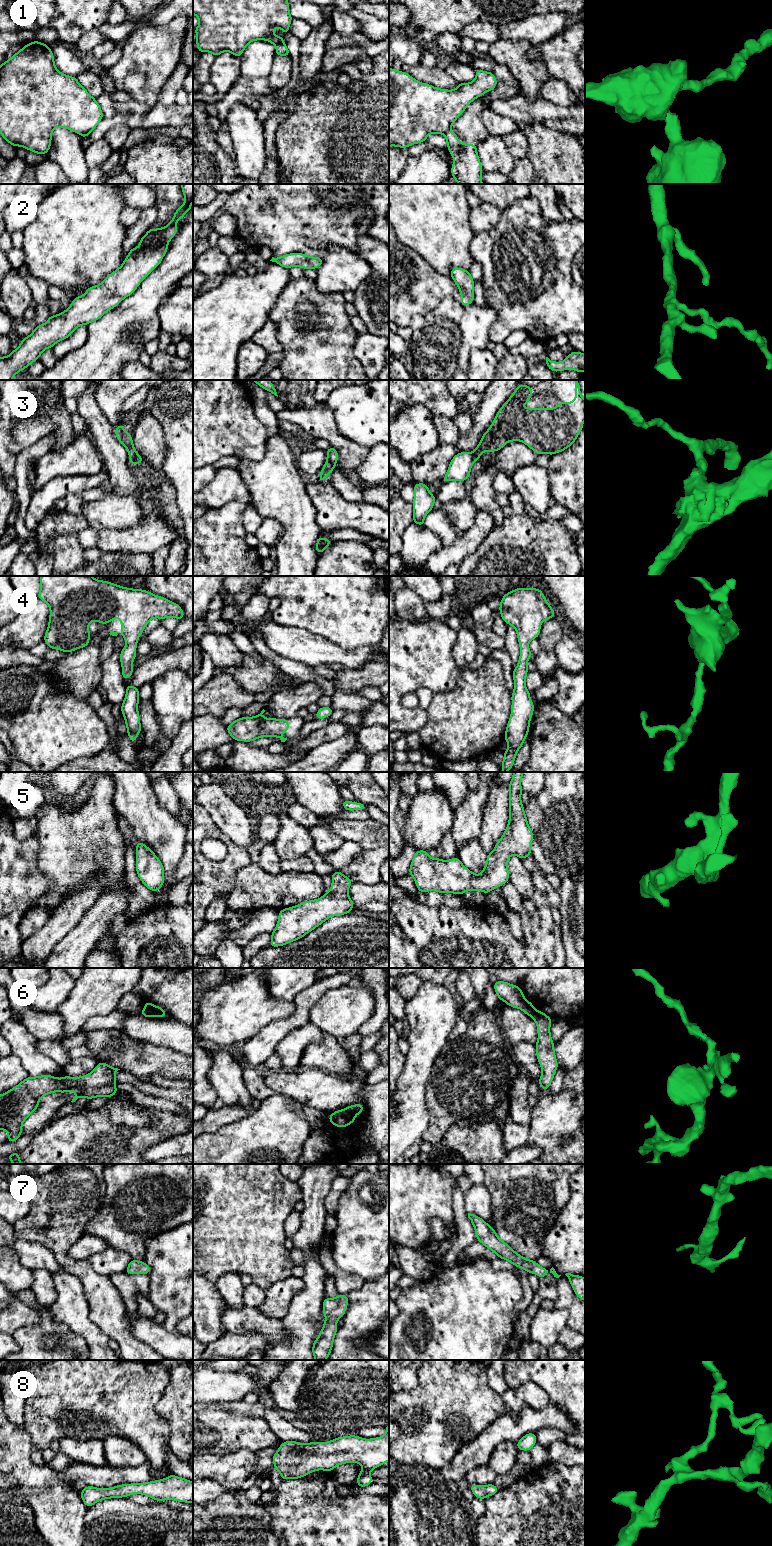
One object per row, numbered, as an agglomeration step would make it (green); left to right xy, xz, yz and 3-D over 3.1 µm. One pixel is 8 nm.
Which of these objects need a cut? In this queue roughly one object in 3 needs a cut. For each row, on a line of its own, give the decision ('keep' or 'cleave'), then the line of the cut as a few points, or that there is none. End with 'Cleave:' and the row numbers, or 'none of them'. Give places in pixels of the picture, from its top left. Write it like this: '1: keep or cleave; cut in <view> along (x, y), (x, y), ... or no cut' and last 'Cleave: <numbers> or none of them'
1: cleave; cut in xz along (284, 44), (280, 44), (277, 47)
2: keep; no cut
3: cleave; cut in xy along (136, 452), (130, 462)
4: keep; no cut
5: keep; no cut
6: cleave; cut in xz along (344, 1109), (354, 1114)
7: keep; no cut
8: keep; no cut
Cleave: 1, 3, 6

